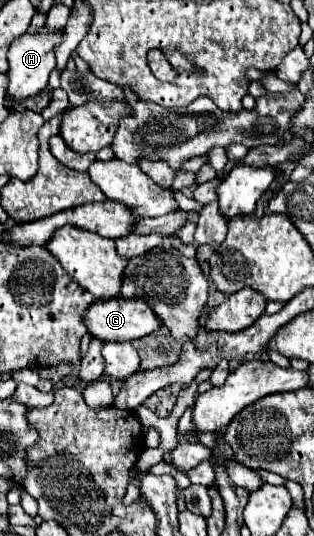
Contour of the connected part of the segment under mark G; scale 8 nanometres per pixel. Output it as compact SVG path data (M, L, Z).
M103 300L93 302L83 314L87 332L103 342L131 342L161 326L153 310L143 300Z

